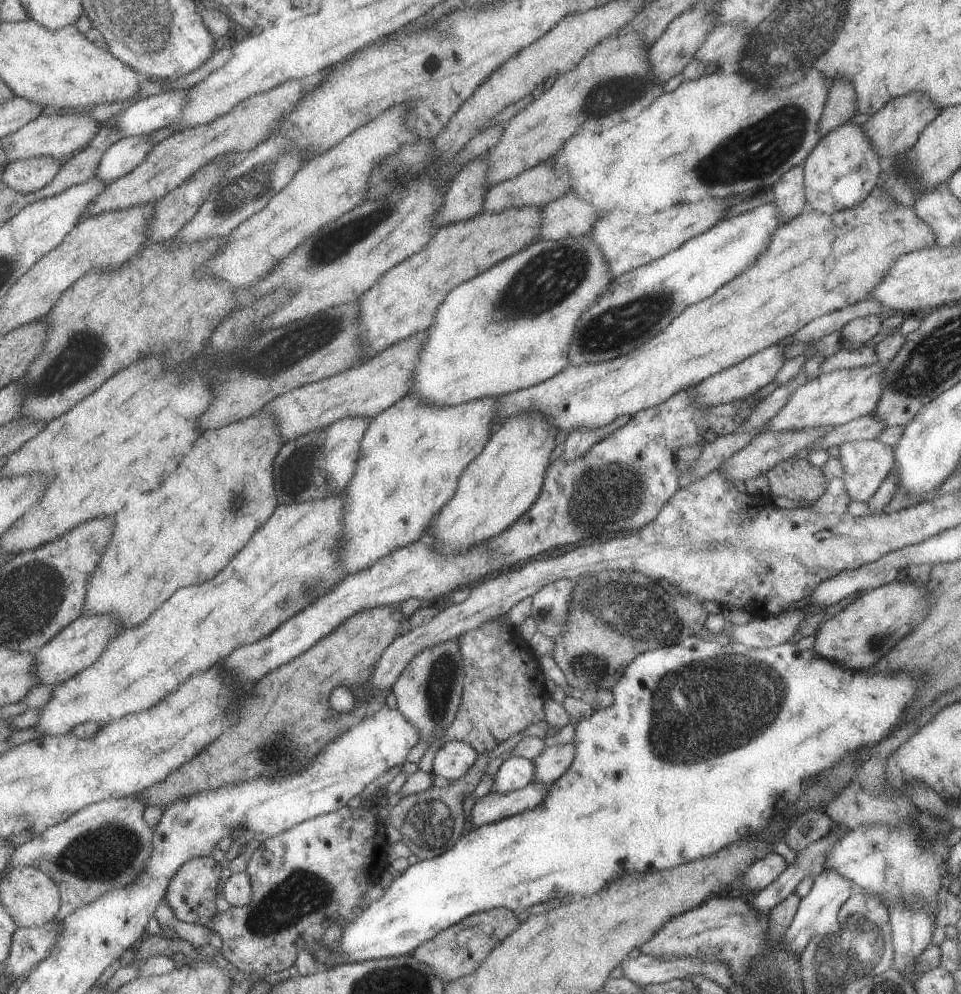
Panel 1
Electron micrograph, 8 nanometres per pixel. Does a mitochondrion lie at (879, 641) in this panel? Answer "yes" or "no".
yes

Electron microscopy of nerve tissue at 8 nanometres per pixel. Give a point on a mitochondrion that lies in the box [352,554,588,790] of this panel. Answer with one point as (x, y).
(444, 671)

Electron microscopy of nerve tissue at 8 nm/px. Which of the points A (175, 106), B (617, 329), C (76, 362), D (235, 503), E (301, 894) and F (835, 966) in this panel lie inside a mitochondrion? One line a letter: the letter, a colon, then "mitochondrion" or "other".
A: other
B: mitochondrion
C: mitochondrion
D: mitochondrion
E: mitochondrion
F: mitochondrion

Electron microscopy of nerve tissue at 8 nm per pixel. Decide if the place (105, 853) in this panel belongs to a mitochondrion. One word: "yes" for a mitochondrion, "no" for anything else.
yes

